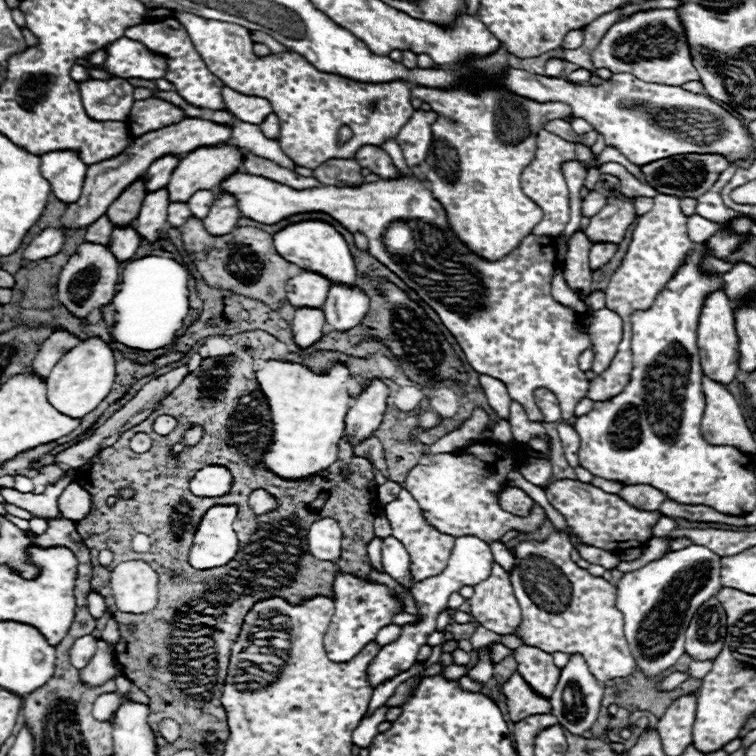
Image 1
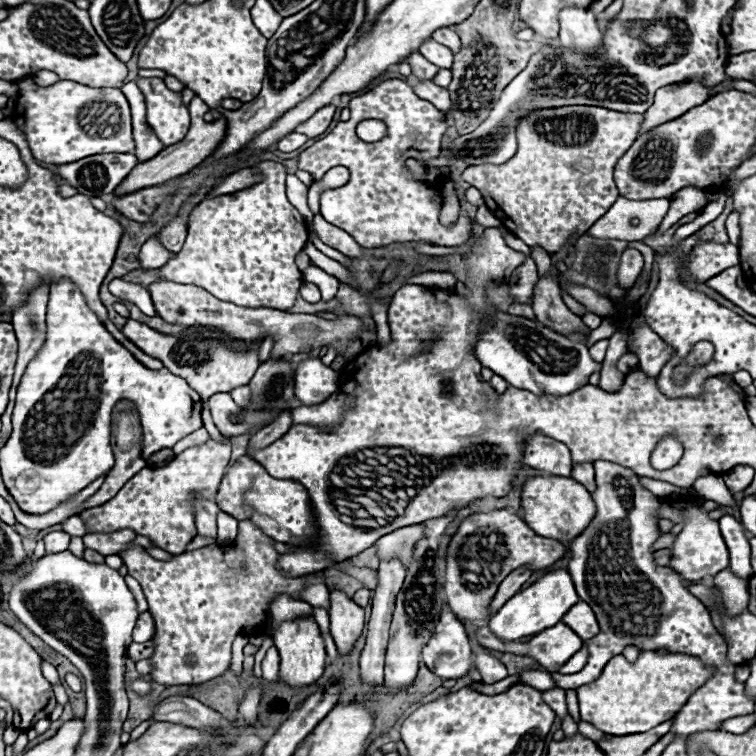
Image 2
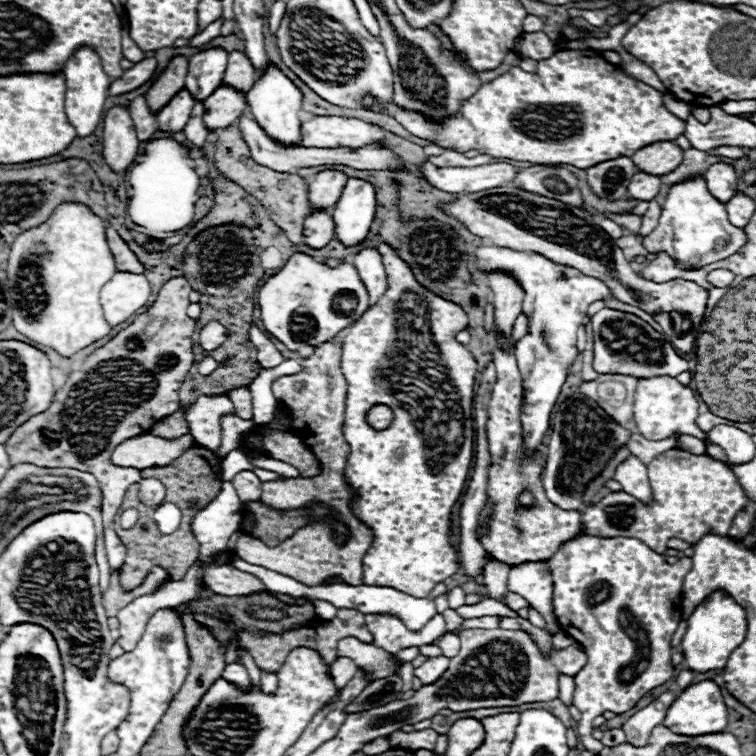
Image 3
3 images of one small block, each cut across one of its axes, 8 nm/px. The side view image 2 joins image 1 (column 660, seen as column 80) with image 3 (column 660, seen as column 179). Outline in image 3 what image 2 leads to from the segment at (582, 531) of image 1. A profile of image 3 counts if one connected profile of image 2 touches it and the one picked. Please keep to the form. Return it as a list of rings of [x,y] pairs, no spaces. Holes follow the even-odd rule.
[[[672,448],[656,456],[648,464],[648,476],[652,488],[652,504],[642,504],[632,496],[610,492],[600,502],[588,506],[582,512],[586,534],[602,538],[640,538],[652,550],[664,554],[666,542],[670,538],[680,538],[694,546],[702,536],[710,532],[726,536],[736,512],[748,504],[748,496],[744,494],[736,474],[724,462],[712,460],[708,456],[696,456],[680,448]]]

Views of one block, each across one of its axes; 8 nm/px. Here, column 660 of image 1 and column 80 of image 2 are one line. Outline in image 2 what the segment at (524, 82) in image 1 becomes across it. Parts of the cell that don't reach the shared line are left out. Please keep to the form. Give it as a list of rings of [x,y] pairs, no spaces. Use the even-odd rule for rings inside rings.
[[[22,78],[18,84],[18,100],[12,112],[14,124],[26,134],[30,150],[36,160],[46,164],[68,164],[94,154],[128,154],[134,152],[132,126],[130,126],[130,108],[120,88],[90,88],[84,84],[76,84],[70,80],[58,80],[52,86],[36,86],[34,80]],[[92,102],[108,102],[116,104],[122,112],[120,132],[108,138],[90,138],[78,124],[78,112]]]

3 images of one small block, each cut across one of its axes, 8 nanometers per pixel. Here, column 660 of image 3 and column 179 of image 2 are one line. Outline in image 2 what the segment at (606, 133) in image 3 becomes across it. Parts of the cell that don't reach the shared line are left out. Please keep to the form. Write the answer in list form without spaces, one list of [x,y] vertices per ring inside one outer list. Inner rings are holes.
[[[136,78],[148,108],[148,124],[164,146],[180,142],[190,128],[188,108],[182,104],[180,94],[166,88],[160,78]]]

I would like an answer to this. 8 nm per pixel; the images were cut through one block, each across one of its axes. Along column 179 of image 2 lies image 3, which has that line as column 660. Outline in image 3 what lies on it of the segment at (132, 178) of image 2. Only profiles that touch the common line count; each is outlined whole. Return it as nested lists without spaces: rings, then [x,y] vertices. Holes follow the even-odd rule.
[[[656,142],[656,146],[644,146],[644,150],[638,150],[632,156],[632,162],[640,172],[664,176],[680,166],[682,150],[674,142]]]

